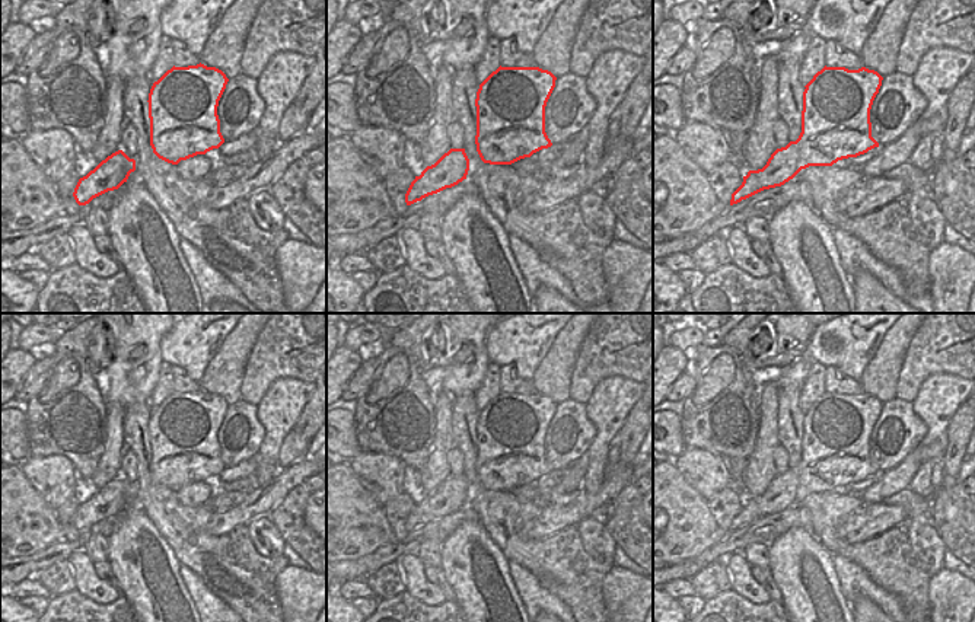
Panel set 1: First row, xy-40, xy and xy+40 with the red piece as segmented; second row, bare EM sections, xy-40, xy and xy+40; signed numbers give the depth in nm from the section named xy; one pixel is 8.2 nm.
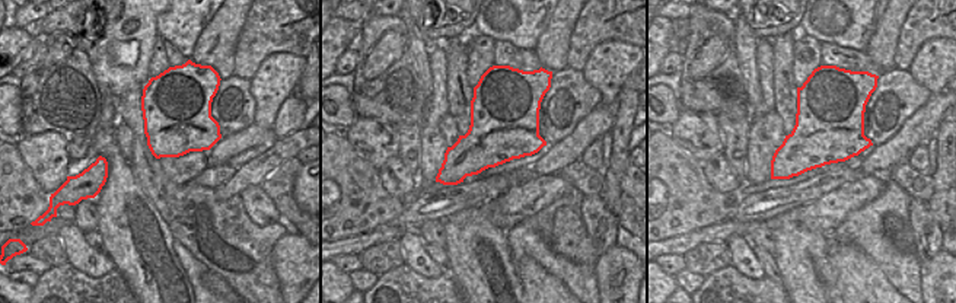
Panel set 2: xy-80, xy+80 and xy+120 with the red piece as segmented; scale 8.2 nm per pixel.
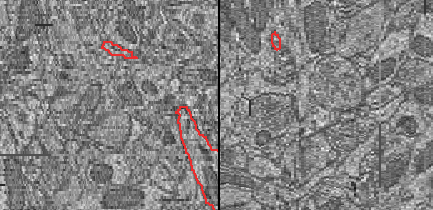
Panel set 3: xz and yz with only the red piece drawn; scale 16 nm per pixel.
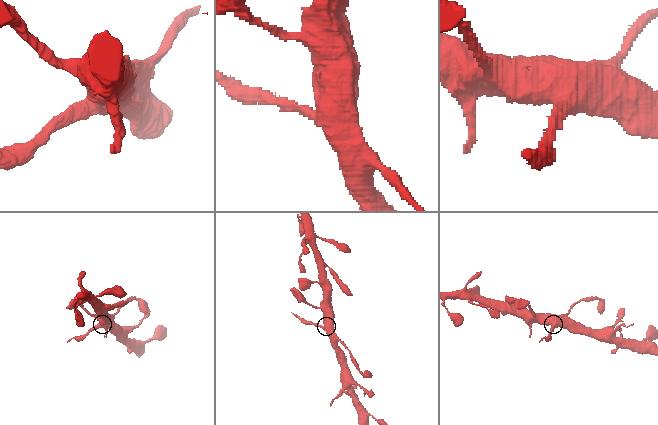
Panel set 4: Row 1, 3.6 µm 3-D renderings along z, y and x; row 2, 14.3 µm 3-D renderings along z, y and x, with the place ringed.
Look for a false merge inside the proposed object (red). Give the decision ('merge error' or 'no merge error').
merge error

